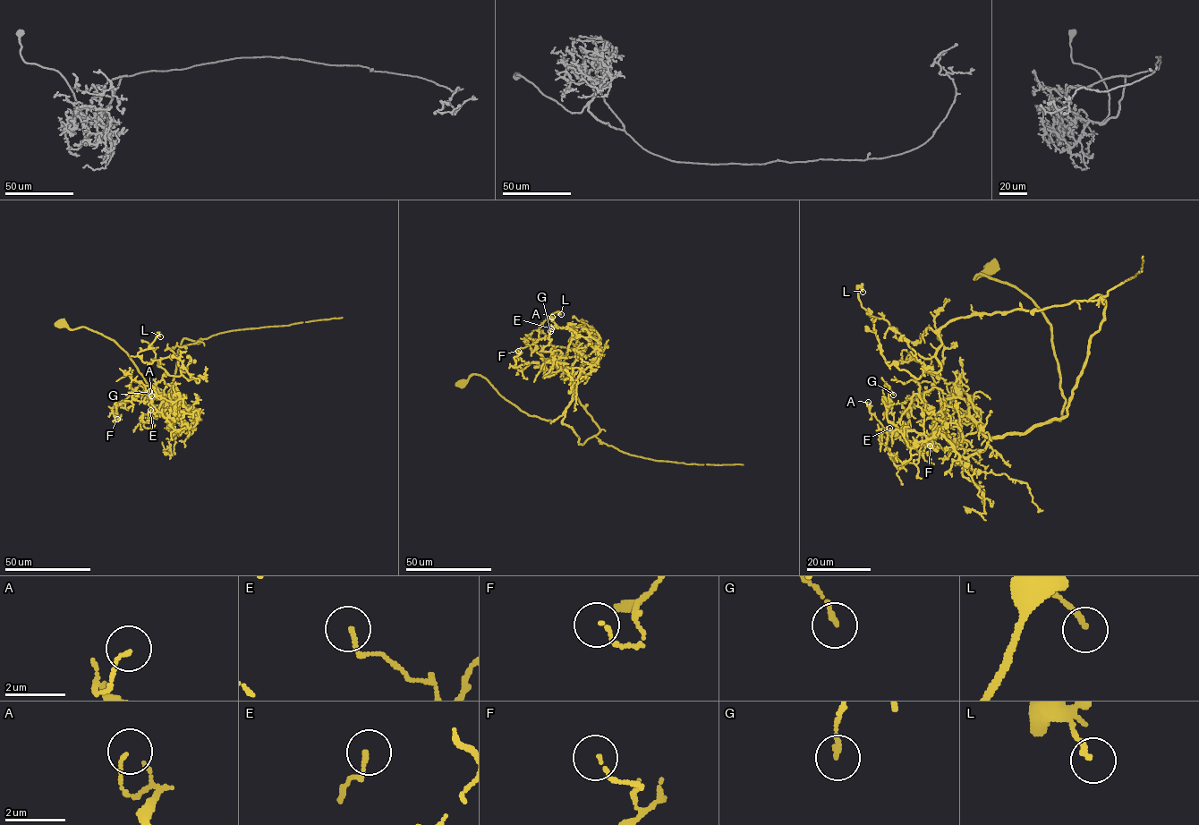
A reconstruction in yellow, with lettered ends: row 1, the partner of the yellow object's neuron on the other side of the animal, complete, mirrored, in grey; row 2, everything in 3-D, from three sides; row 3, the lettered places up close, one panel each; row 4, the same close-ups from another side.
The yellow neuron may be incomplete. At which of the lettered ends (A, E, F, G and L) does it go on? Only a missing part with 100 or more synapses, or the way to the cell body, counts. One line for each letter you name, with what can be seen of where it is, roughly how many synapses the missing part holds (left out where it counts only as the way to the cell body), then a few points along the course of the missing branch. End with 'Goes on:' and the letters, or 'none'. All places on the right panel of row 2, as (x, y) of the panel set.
Goes on: none

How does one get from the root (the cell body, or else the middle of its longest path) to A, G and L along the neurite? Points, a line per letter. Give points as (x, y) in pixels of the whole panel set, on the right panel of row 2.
A: (991, 270), (974, 278), (1015, 285), (1050, 323), (1062, 418), (967, 457), (938, 434), (897, 465), (868, 402)
G: (991, 270), (974, 278), (1015, 285), (1050, 323), (1062, 418), (963, 457), (892, 424), (893, 395)
L: (991, 270), (974, 278), (1050, 323), (1059, 420), (1101, 295), (910, 342), (863, 292)

